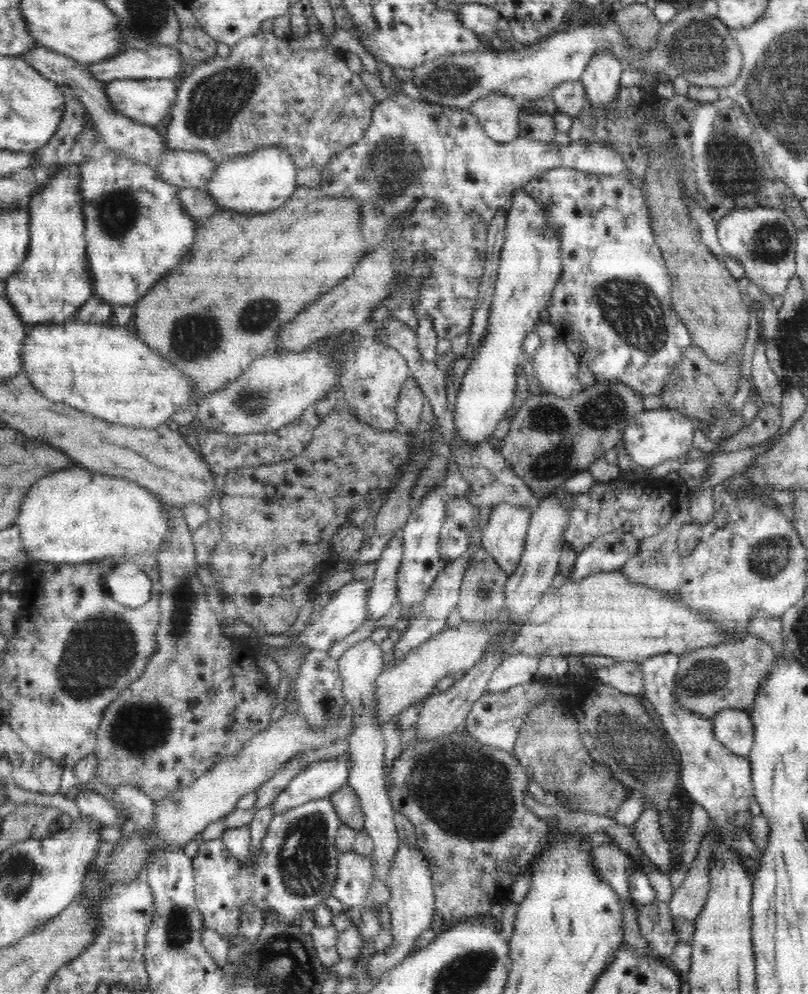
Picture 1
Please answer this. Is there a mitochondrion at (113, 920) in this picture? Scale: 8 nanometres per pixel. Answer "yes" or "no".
no

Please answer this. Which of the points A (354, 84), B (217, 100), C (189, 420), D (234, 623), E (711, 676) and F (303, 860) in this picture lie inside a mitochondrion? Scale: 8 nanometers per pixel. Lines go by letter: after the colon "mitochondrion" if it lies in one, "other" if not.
A: other
B: mitochondrion
C: other
D: other
E: mitochondrion
F: mitochondrion

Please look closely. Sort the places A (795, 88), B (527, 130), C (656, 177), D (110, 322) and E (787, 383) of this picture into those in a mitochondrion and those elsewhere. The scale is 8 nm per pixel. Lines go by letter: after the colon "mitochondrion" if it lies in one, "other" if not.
A: mitochondrion
B: other
C: other
D: other
E: other

